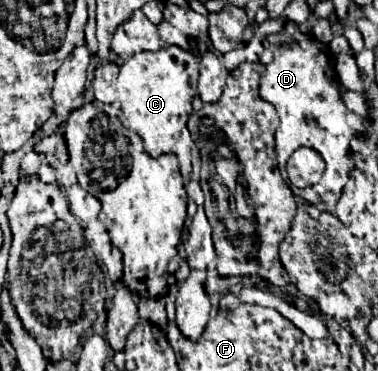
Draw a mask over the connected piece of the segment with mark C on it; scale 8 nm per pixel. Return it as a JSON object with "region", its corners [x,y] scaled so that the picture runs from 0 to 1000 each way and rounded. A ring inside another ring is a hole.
{"region":[[[434,124],[418,140],[354,146],[317,178],[302,221],[317,302],[339,345],[376,377],[381,410],[397,426],[444,415],[471,377],[476,350],[495,340],[497,307],[511,302],[511,259],[503,256],[521,256],[513,237],[521,216],[524,156],[466,124]]]}

